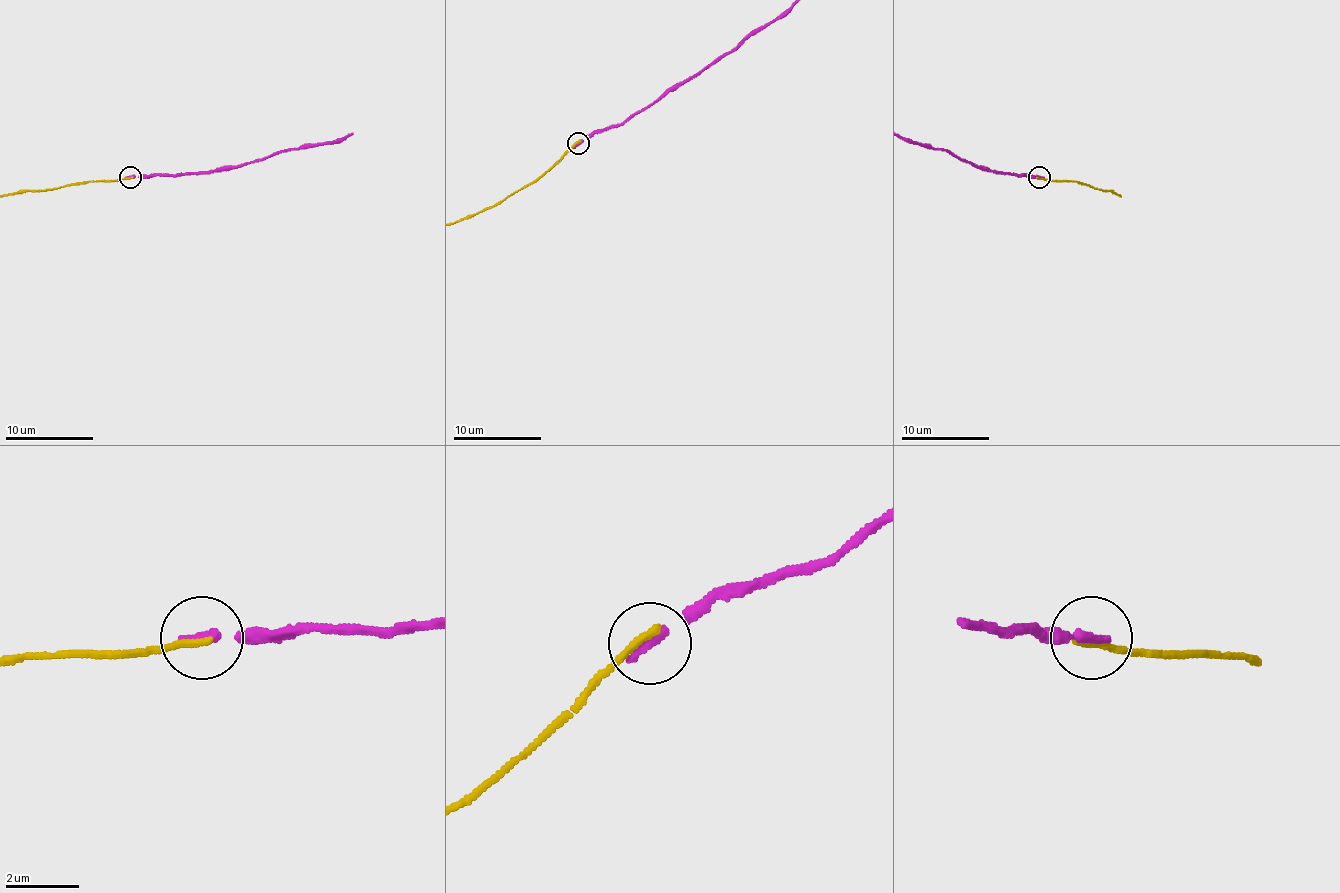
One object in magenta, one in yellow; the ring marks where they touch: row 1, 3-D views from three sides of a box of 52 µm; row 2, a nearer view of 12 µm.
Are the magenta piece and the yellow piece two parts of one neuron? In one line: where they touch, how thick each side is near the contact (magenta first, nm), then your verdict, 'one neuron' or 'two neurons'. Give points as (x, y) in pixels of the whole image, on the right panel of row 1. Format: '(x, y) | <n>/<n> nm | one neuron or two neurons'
(1039, 177) | 280/220 nm | two neurons

